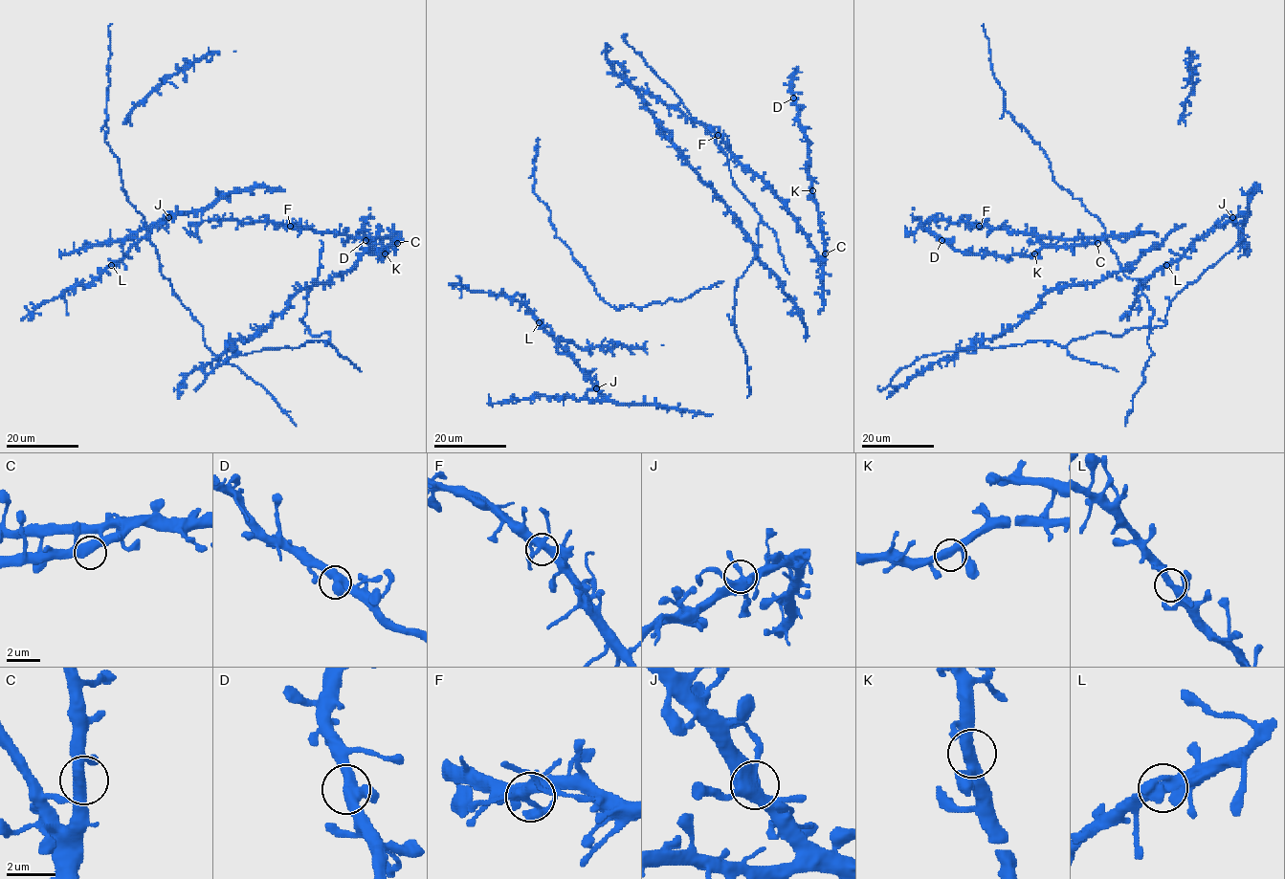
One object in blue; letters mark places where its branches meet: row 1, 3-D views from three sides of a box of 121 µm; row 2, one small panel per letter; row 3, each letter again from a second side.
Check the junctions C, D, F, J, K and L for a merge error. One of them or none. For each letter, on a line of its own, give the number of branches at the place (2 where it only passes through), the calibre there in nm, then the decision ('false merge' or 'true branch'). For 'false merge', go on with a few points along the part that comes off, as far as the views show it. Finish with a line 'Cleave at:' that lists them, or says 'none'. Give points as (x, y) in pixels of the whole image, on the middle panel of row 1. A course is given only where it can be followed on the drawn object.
C: branches 3; calibre 400 nm; true branch
D: branches 3; calibre 440 nm; true branch
F: branches 4; calibre 380 nm; true branch
J: branches 4; calibre 420 nm; true branch
K: branches 3; calibre 380 nm; true branch
L: branches 3; calibre 360 nm; true branch
Cleave at: none

